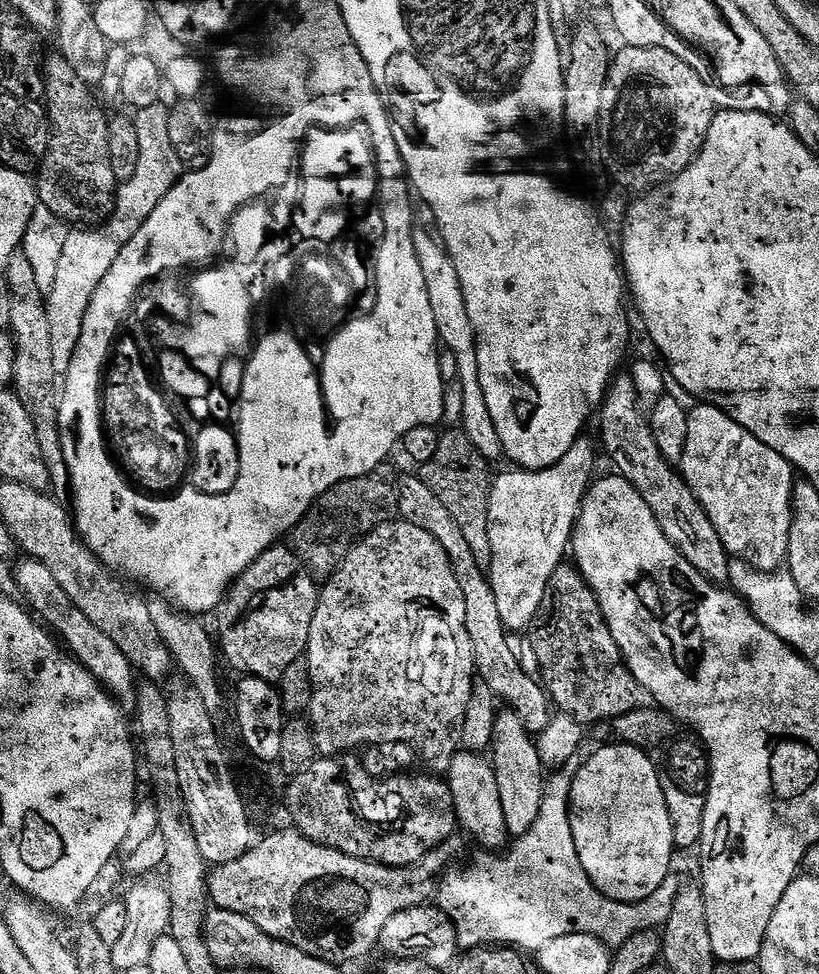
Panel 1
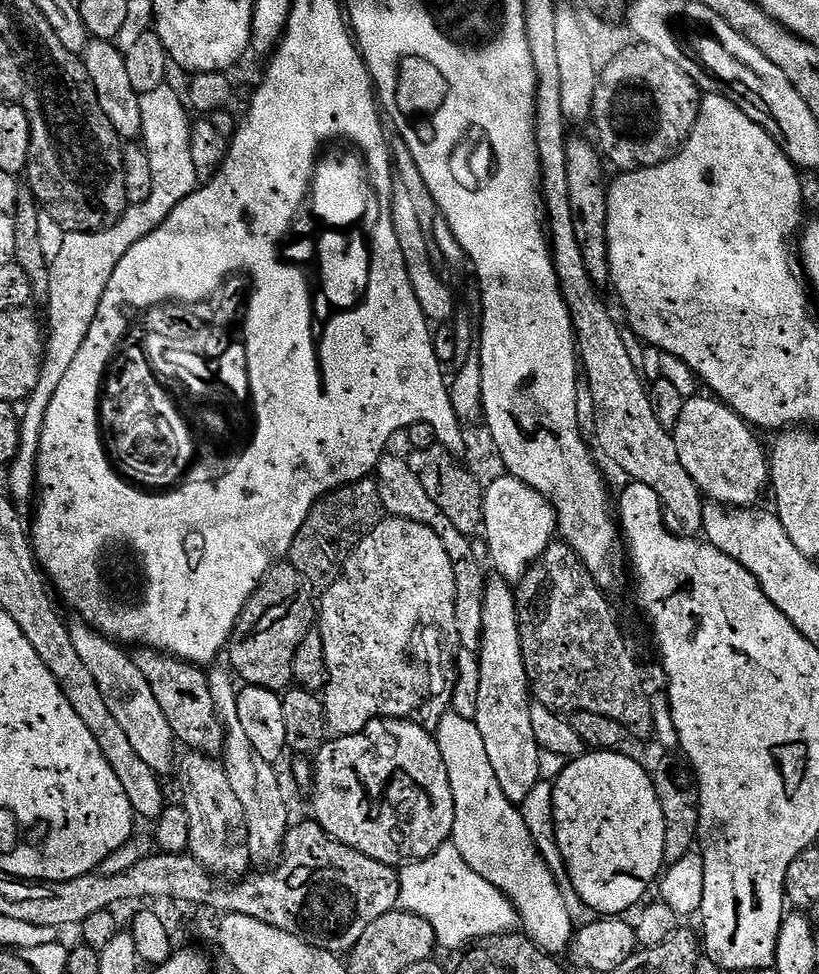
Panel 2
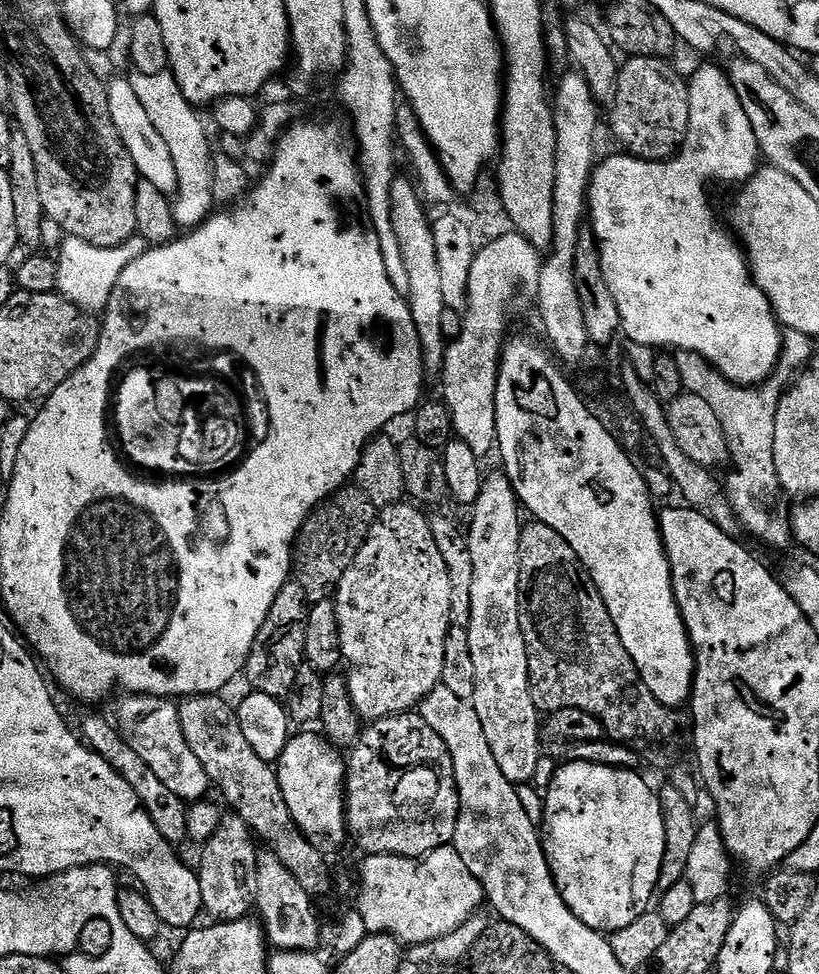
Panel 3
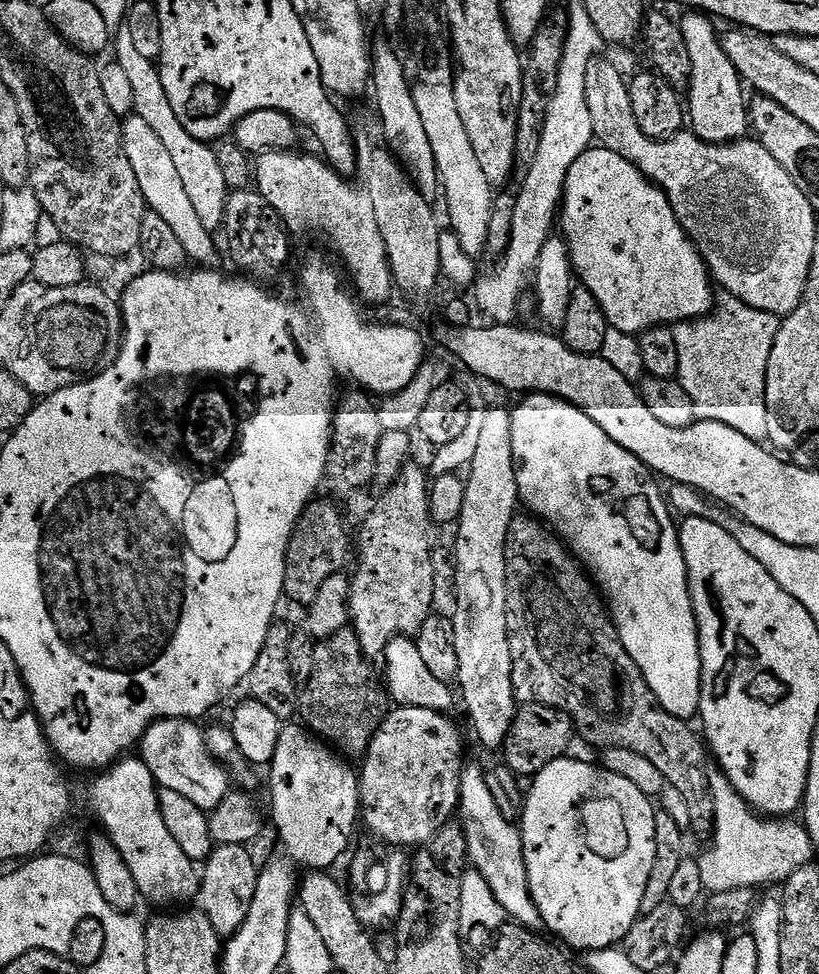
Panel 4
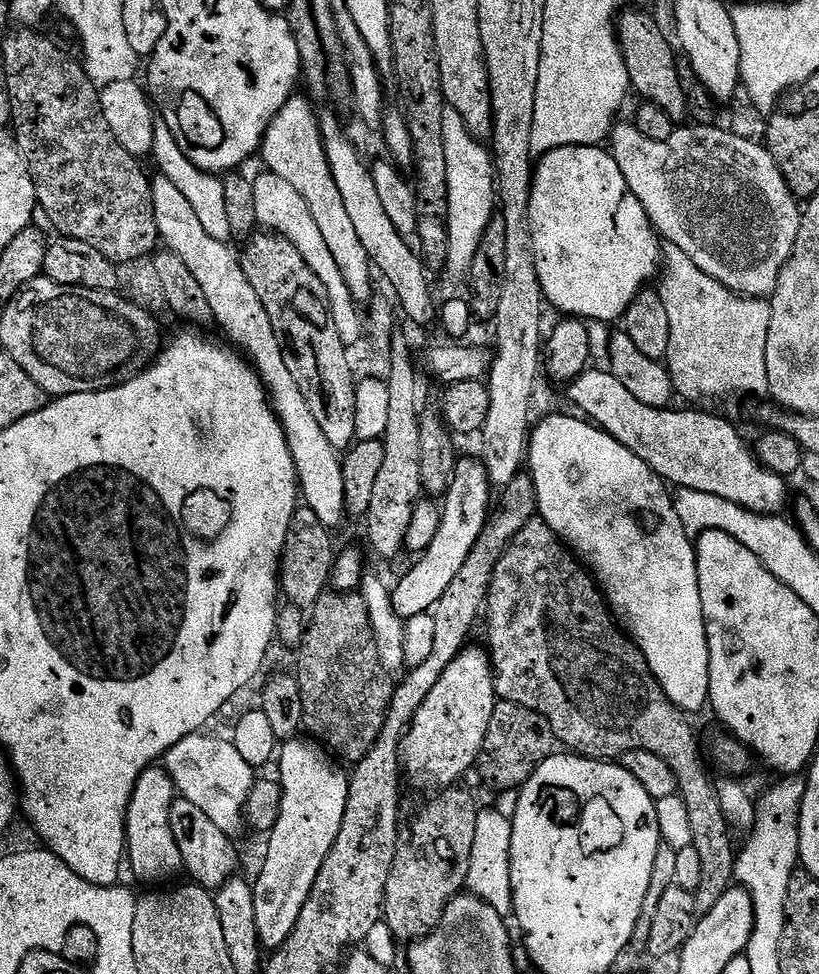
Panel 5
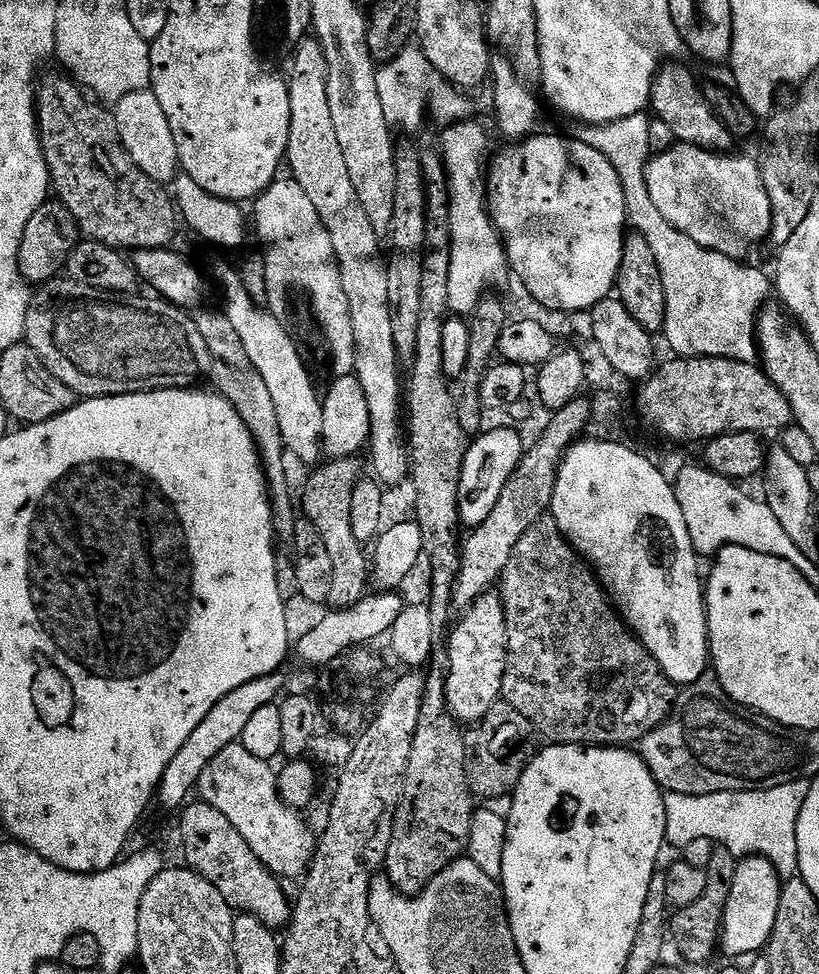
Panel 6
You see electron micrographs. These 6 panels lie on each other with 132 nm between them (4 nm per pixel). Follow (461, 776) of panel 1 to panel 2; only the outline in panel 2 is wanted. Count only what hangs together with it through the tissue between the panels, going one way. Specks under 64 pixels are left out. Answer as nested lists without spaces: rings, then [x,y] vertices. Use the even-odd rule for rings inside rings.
[[[448,711],[434,730],[442,750],[442,762],[450,774],[454,794],[454,830],[450,843],[462,854],[474,874],[482,874],[511,902],[529,940],[549,954],[560,954],[574,939],[572,912],[564,901],[564,892],[556,881],[557,873],[541,856],[524,821],[523,811],[502,794],[498,774],[490,766],[486,745],[475,720],[467,720]]]

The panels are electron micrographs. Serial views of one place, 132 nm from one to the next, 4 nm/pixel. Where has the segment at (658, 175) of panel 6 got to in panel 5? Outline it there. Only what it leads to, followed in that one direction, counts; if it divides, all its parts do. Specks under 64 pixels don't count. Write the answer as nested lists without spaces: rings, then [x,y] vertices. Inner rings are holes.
[[[620,122],[613,127],[610,137],[610,151],[613,158],[618,162],[618,170],[622,170],[622,178],[626,178],[626,186],[630,186],[634,198],[638,198],[638,202],[642,202],[652,227],[656,229],[657,233],[667,243],[678,246],[679,250],[684,250],[690,256],[694,265],[698,266],[699,270],[704,270],[710,278],[717,279],[718,282],[738,295],[771,297],[773,290],[776,289],[778,278],[786,266],[786,262],[792,256],[794,242],[798,238],[802,208],[796,199],[796,195],[790,190],[782,170],[778,170],[774,158],[769,154],[767,147],[763,143],[755,144],[754,141],[747,140],[746,137],[739,136],[736,132],[727,132],[726,129],[720,128],[721,126],[693,123],[691,125],[692,128],[684,127],[688,126],[677,127],[672,136],[662,142],[654,142],[650,138],[646,138],[636,128],[635,123],[632,122],[628,122],[628,124]]]

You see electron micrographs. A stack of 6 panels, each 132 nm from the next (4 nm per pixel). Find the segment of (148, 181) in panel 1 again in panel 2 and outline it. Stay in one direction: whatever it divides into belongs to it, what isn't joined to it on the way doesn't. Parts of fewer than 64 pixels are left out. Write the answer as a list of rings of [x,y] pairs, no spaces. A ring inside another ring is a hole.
[[[165,86],[159,88],[158,90],[150,90],[149,92],[143,93],[140,98],[141,106],[141,116],[142,116],[142,130],[139,134],[139,139],[144,145],[146,154],[150,158],[150,194],[143,200],[140,204],[129,203],[127,210],[122,214],[122,218],[114,226],[110,226],[106,230],[101,232],[69,232],[65,235],[64,241],[62,242],[62,250],[58,250],[58,258],[54,258],[50,262],[49,267],[49,294],[46,299],[46,305],[48,305],[48,320],[46,316],[46,324],[50,329],[50,351],[47,353],[46,359],[44,361],[44,370],[40,373],[40,381],[38,386],[33,390],[32,393],[28,396],[25,404],[20,414],[20,440],[19,440],[19,450],[16,452],[16,456],[12,463],[9,465],[8,471],[8,489],[6,489],[7,495],[12,502],[18,506],[24,506],[24,503],[31,500],[36,494],[37,482],[36,482],[36,462],[37,458],[40,455],[40,442],[41,442],[41,432],[45,426],[46,411],[50,408],[50,398],[54,398],[54,393],[58,390],[58,385],[62,382],[62,377],[66,375],[66,370],[70,370],[70,362],[74,362],[74,358],[78,358],[78,350],[82,350],[82,342],[86,342],[86,334],[90,334],[90,326],[94,322],[96,317],[96,311],[100,305],[100,299],[102,294],[106,290],[106,282],[110,282],[110,274],[114,274],[114,266],[118,266],[118,262],[122,262],[122,257],[126,255],[126,250],[130,250],[130,246],[134,246],[134,242],[138,242],[142,238],[146,238],[146,234],[153,232],[158,226],[162,226],[162,222],[166,222],[166,218],[174,210],[174,206],[178,206],[178,202],[182,202],[191,192],[196,191],[198,187],[198,181],[196,178],[196,171],[194,170],[194,158],[190,158],[190,150],[188,149],[188,133],[190,131],[190,119],[188,120],[189,109],[186,107],[185,101],[182,99],[181,93],[180,96],[175,92],[171,86]]]

